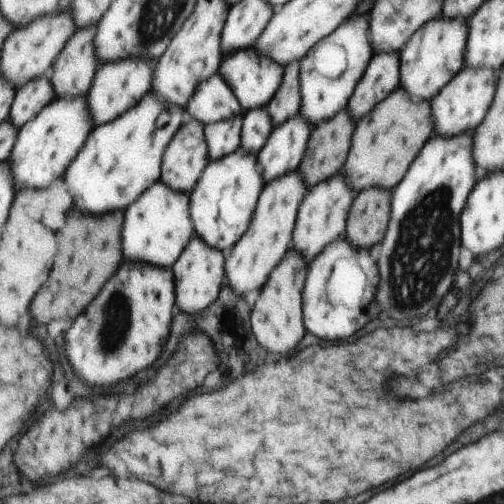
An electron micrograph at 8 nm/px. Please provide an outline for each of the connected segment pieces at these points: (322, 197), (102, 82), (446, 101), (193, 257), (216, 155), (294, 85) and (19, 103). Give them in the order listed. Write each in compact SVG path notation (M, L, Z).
M341 174L309 189L308 196L301 204L299 218L297 218L297 232L293 232L295 252L299 252L301 256L307 256L309 264L312 264L325 247L343 237L354 198L355 194L349 196L345 178Z
M129 58L103 63L97 76L93 79L91 90L87 94L87 102L91 106L91 116L96 127L113 122L127 110L137 106L139 101L153 90L153 76L156 64L147 62L145 58Z
M463 68L431 101L434 117L434 132L436 136L457 136L467 132L471 134L474 128L483 122L488 108L495 98L495 74L489 68Z
M195 234L189 241L188 247L172 268L176 277L177 305L183 312L197 314L221 298L219 292L223 292L227 284L225 278L228 273L225 272L225 260L227 255L219 252L219 248L213 248L211 244L207 244L201 236Z
M244 115L217 123L205 123L205 140L208 141L211 161L229 156L240 150Z
M295 60L295 62L285 67L284 82L273 97L272 102L267 105L267 110L269 110L271 118L273 118L275 127L279 126L279 124L285 124L287 120L297 116L303 104L301 80L299 80L301 60Z
M51 75L41 76L32 80L17 91L17 98L13 102L11 122L15 126L23 126L33 120L48 104L57 98L57 92L53 88Z

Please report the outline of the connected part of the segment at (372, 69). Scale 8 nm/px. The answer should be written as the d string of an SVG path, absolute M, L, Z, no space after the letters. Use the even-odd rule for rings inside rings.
M399 52L372 55L364 76L348 100L347 114L353 122L363 119L373 106L378 106L400 84ZM397 56L397 58L395 58Z

